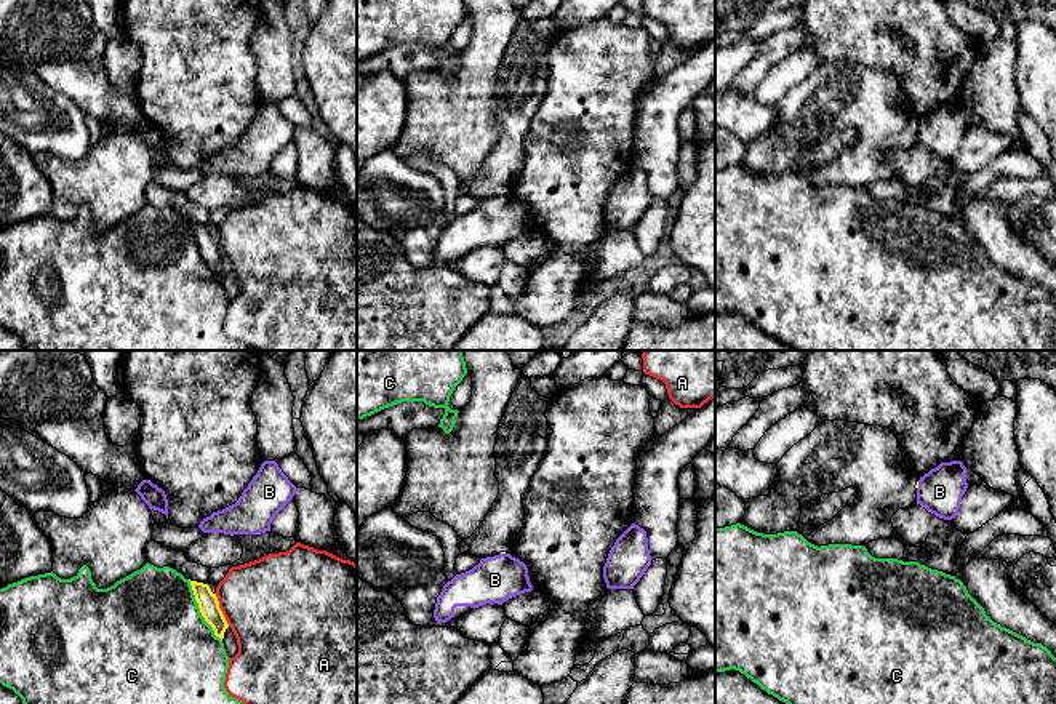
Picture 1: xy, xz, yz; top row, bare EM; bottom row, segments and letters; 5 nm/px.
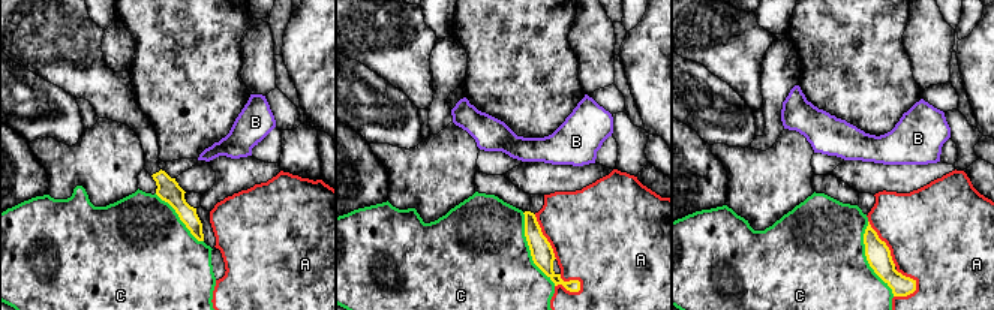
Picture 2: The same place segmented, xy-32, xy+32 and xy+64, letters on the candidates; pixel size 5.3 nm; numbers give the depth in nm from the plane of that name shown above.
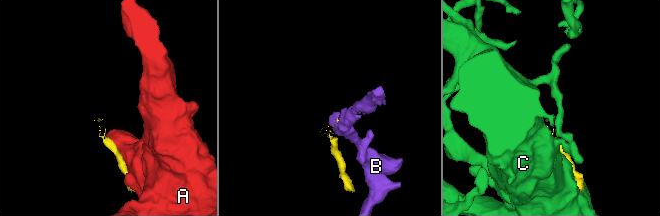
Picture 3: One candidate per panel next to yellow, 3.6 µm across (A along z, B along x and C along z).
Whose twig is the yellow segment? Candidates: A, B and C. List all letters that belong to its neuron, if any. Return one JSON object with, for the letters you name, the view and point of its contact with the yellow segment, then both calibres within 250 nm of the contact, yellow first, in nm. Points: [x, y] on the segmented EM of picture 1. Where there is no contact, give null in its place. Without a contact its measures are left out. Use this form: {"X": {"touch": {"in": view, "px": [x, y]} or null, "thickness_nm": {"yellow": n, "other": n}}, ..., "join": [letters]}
{"join": []}

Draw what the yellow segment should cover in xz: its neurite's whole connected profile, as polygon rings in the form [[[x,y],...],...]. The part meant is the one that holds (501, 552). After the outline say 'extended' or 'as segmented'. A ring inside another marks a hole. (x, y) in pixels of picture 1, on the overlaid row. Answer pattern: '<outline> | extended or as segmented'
[[[520,378],[506,406],[494,445],[499,494],[480,526],[470,538],[461,542],[461,554],[470,554],[478,558],[510,554],[512,544],[515,542],[525,520],[525,493],[547,448],[549,426],[546,410],[550,402],[550,398],[541,397],[536,390],[531,389],[531,378]]] | extended

